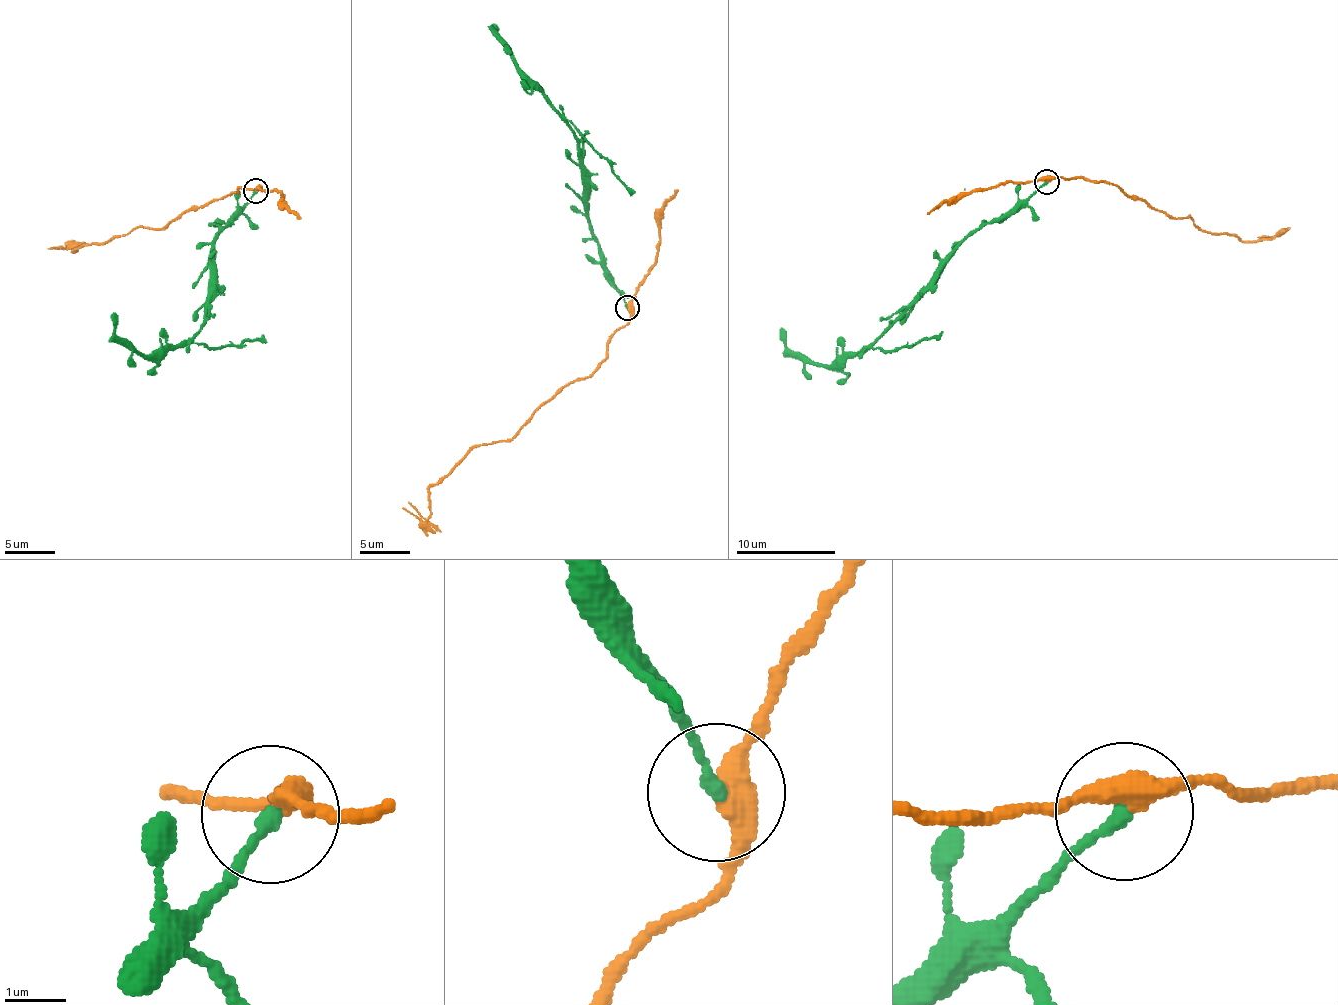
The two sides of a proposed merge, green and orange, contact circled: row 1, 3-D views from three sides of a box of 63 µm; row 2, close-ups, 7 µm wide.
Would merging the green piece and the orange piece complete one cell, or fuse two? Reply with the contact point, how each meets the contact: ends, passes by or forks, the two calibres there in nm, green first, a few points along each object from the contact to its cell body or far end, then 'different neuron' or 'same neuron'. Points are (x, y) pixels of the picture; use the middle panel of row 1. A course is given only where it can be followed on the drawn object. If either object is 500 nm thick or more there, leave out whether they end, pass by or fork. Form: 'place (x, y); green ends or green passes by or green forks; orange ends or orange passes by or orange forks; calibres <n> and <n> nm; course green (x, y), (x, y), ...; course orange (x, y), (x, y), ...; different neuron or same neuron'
place (627, 307); green ends; orange passes by; calibres 240 and 360 nm; course green (628, 308), (606, 269), (592, 231), (578, 138), (518, 64), (511, 47), (495, 31), (494, 25); course orange (628, 308), (605, 360), (567, 382), (512, 438), (466, 455), (428, 489), (426, 519), (401, 507); different neuron

